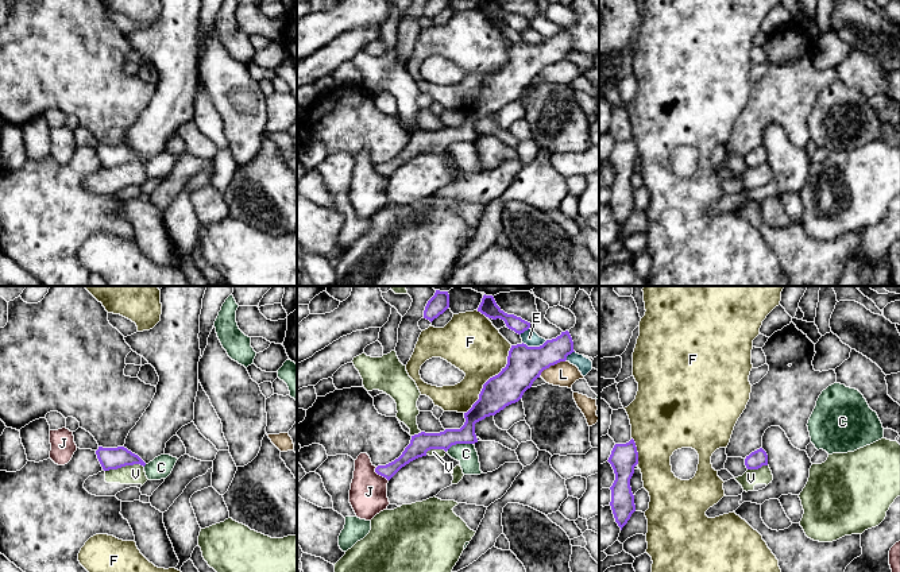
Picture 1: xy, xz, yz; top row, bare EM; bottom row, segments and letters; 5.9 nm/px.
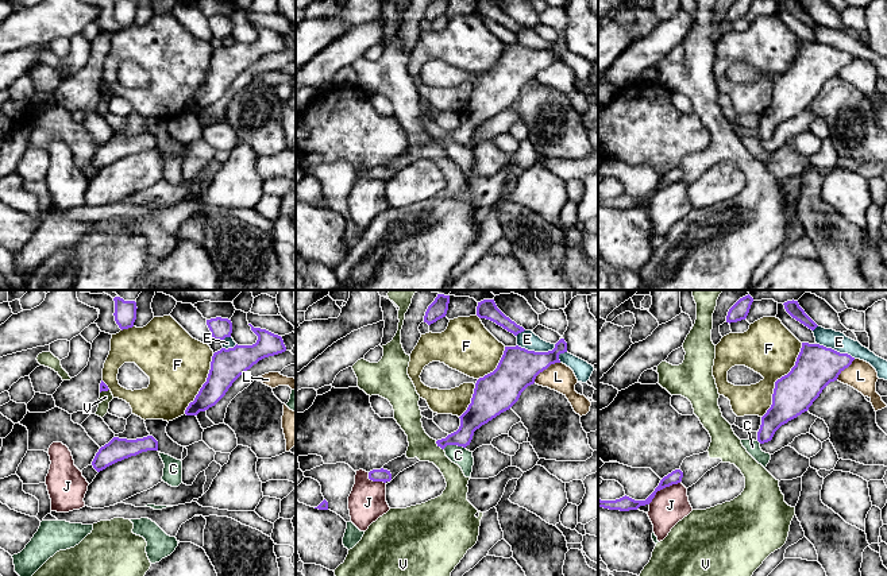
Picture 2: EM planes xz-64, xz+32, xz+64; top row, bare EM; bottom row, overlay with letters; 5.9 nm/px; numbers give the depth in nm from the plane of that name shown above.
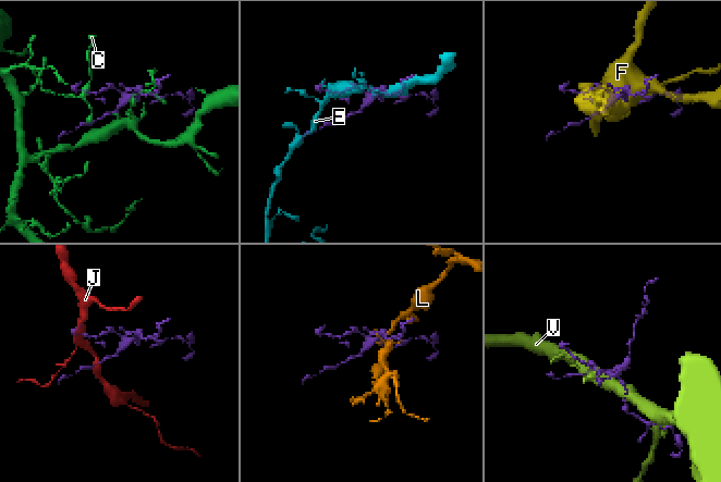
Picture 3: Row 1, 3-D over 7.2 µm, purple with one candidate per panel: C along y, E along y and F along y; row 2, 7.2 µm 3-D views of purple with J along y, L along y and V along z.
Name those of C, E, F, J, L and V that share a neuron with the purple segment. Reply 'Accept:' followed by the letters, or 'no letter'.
Accept: no letter

